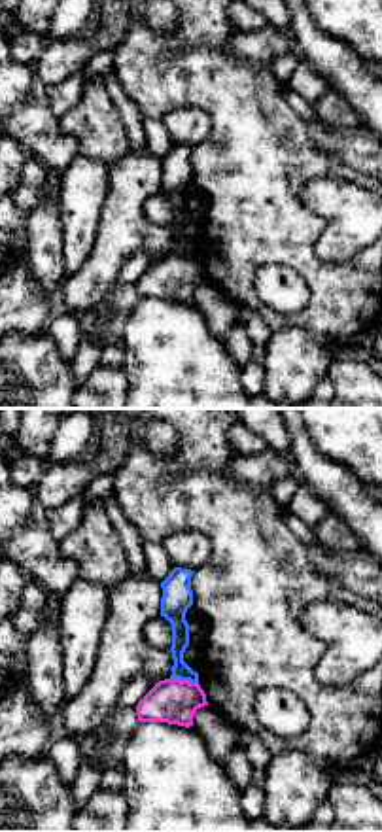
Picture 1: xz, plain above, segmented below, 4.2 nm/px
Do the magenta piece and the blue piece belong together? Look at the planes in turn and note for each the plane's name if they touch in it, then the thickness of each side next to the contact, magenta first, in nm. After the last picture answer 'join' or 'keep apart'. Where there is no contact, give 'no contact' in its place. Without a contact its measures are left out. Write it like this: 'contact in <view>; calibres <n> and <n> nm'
contact in xz; calibres 190 and 80 nm

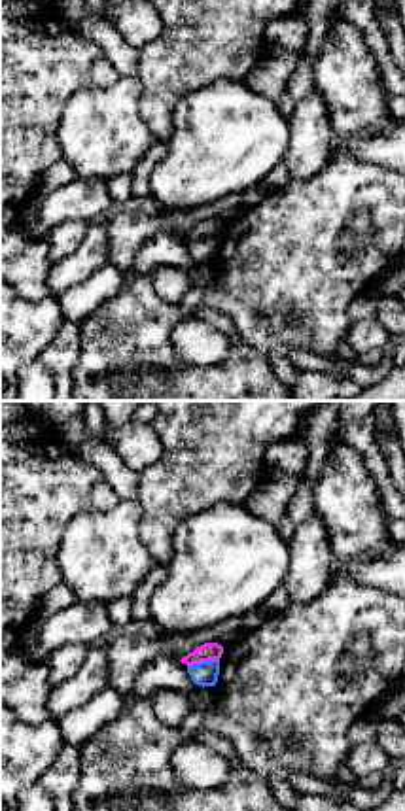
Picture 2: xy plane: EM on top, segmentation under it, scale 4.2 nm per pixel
contact in xy; calibres 80 and 110 nm

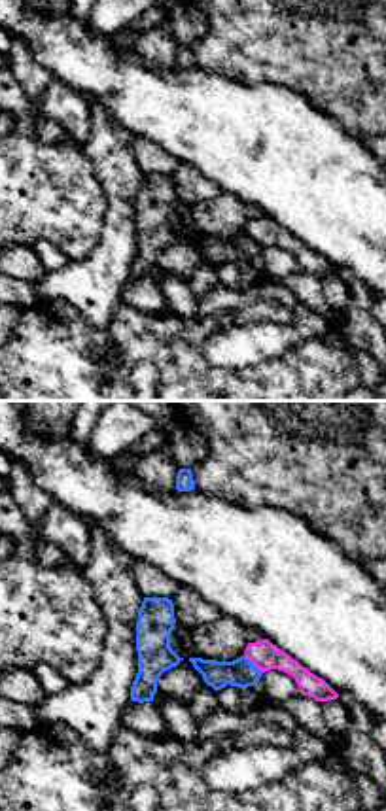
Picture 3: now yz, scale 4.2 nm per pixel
contact in yz; calibres 120 and 120 nm

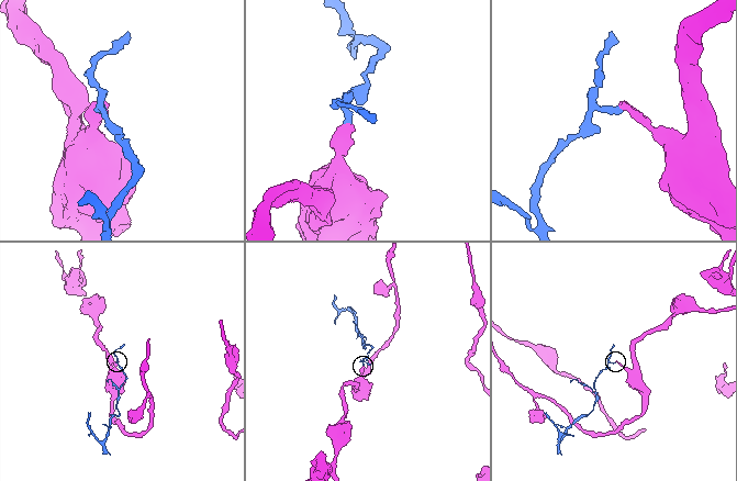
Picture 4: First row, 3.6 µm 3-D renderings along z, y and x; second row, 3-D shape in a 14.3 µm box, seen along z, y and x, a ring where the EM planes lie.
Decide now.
keep apart

